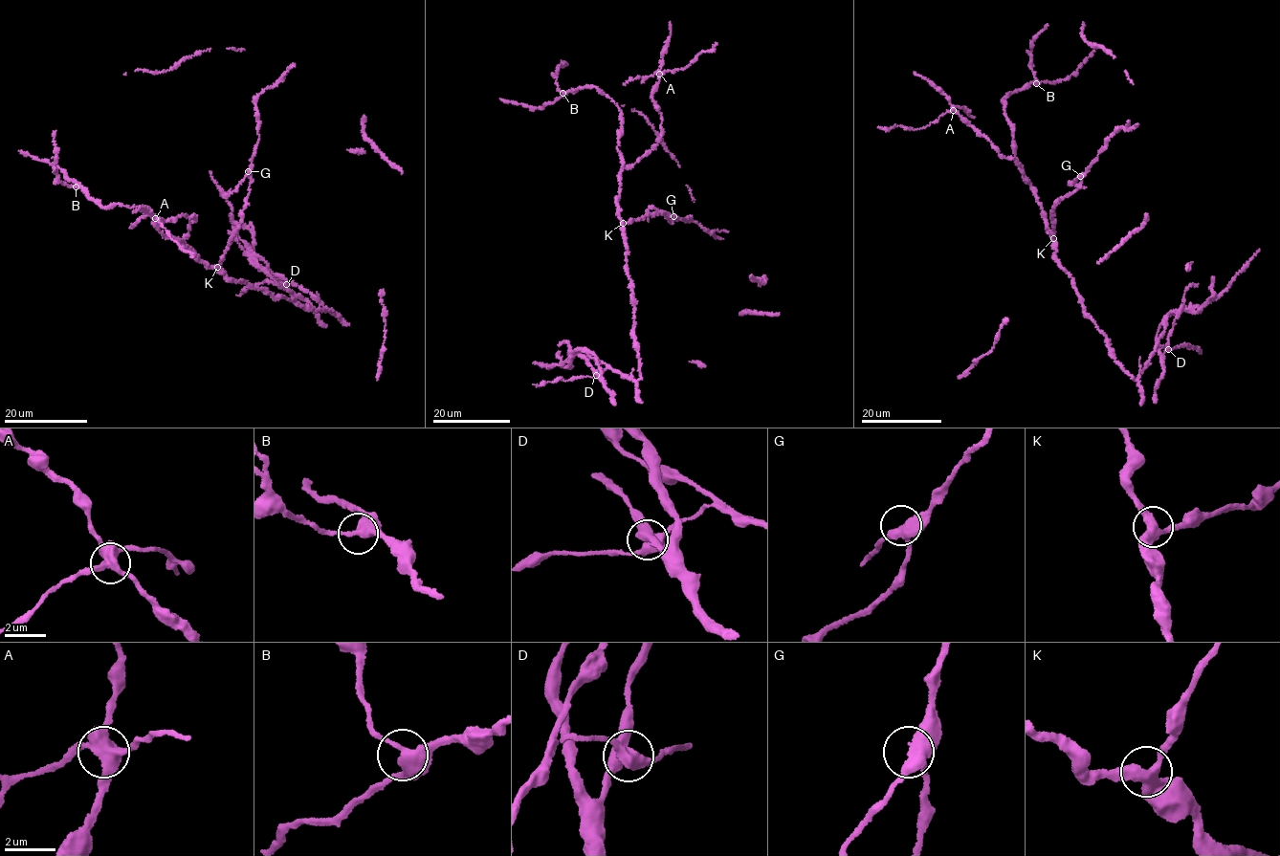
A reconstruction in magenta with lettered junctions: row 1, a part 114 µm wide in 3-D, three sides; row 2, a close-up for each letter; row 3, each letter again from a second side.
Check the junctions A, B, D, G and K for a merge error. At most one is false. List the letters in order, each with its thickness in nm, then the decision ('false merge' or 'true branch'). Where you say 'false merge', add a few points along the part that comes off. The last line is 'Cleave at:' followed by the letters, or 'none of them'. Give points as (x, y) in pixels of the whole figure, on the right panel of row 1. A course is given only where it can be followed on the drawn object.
A: calibre 500 nm; false merge; course (953, 110), (925, 128), (877, 126)
B: calibre 440 nm; true branch
D: calibre 380 nm; true branch
G: calibre 400 nm; true branch
K: calibre 380 nm; true branch
Cleave at: A

